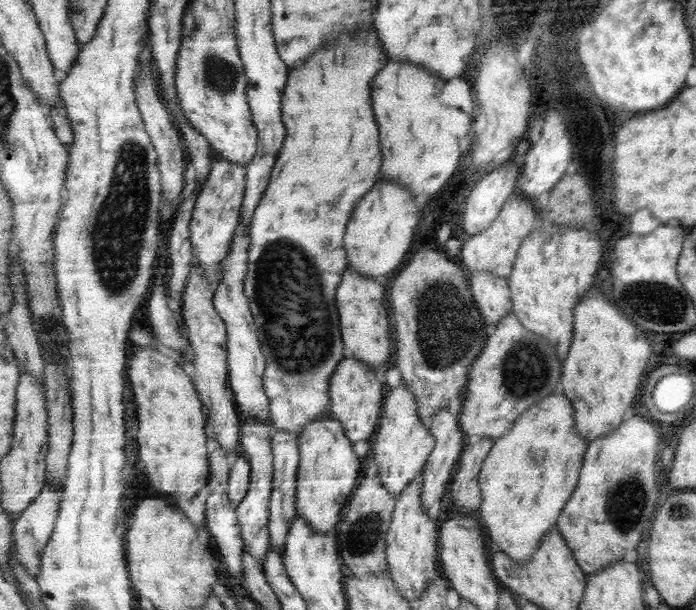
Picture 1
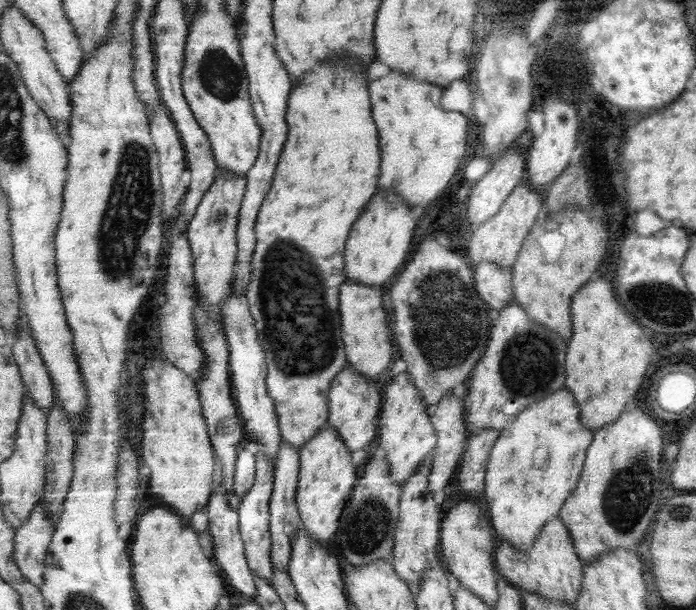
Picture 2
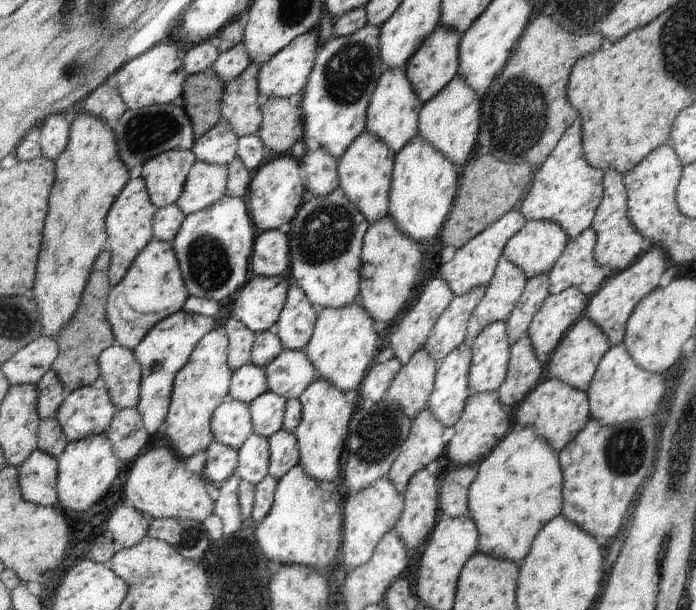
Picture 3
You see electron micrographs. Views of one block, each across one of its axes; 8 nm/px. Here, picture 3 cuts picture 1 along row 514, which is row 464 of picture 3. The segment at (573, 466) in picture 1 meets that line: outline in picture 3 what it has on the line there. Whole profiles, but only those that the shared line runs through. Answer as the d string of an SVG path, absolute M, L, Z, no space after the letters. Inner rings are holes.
M533 426L515 428L479 465L479 472L469 491L469 510L480 532L479 552L522 566L530 554L538 534L558 516L564 505L564 474L560 452L545 437L539 436Z

